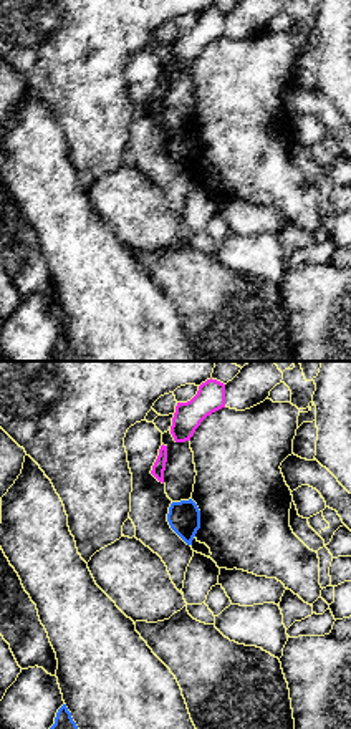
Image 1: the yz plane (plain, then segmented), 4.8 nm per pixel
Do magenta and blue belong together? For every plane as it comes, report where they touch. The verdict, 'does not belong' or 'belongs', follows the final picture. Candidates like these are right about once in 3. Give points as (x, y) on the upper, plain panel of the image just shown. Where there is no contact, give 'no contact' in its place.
no contact

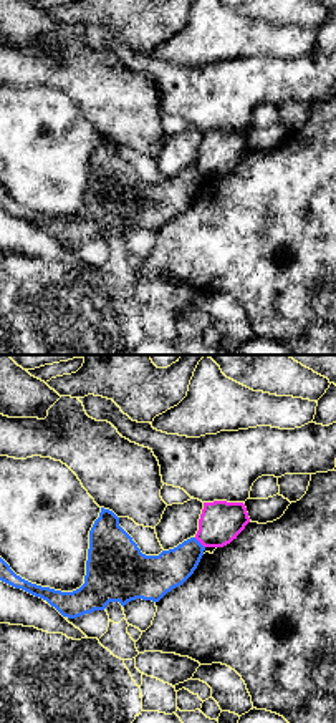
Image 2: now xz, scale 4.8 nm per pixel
meets magenta at (199, 169)

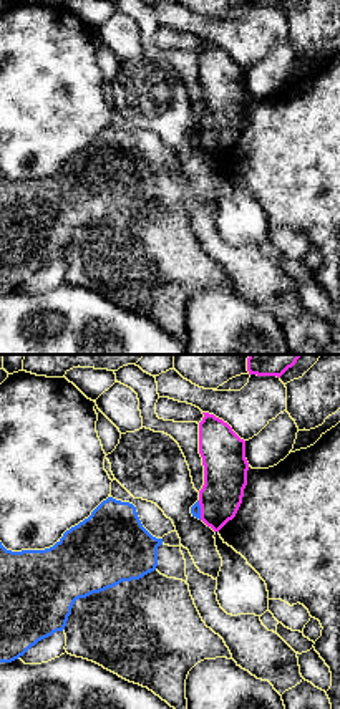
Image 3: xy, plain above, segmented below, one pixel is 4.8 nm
meets magenta at (201, 139)

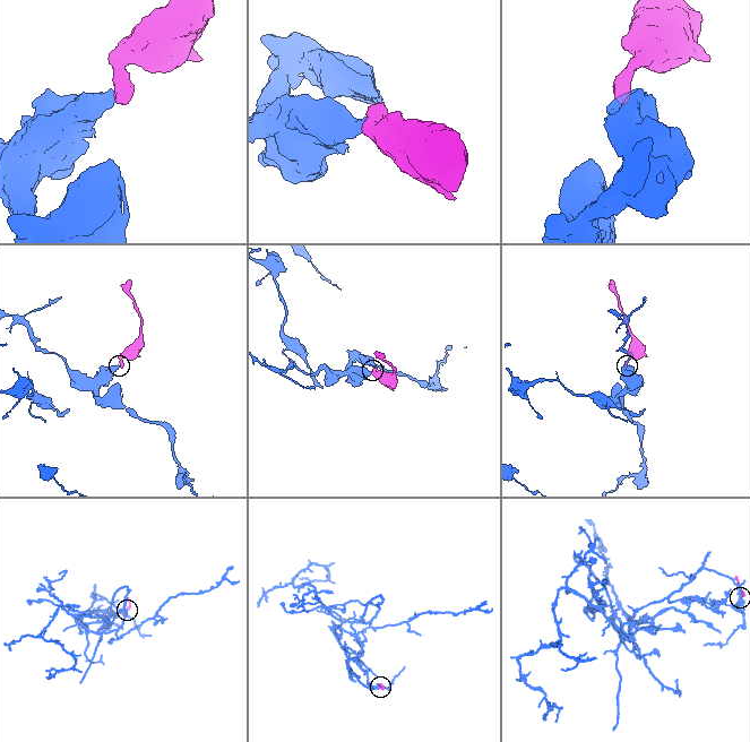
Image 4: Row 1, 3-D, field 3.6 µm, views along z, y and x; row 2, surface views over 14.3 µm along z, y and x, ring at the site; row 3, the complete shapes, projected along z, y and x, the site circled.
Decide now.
does not belong

